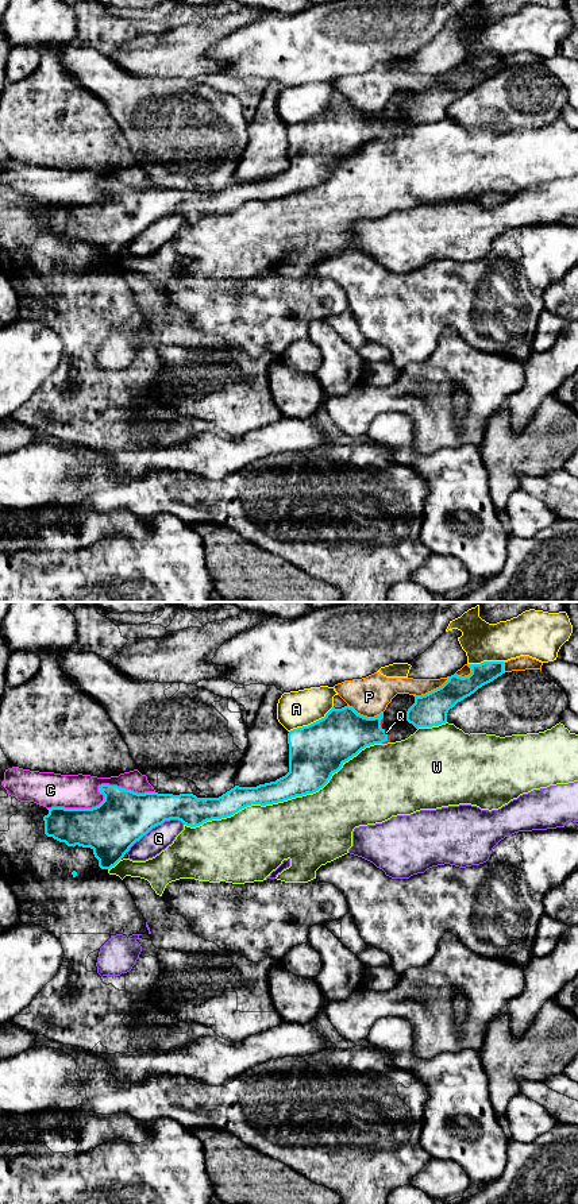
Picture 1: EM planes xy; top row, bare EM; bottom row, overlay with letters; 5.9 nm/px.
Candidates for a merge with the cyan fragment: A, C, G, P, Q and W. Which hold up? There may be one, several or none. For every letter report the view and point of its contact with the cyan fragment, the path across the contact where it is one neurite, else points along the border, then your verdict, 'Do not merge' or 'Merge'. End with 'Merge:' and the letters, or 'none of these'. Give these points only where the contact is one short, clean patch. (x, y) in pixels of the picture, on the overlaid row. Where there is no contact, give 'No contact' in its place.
A: Touches cyan at xy (311, 724). Do not merge
C: Touches cyan at xy (101, 792). Do not merge
G: Touches cyan at xy (154, 826). Do not merge
P: Touches cyan at xy (431, 691). Do not merge
Q: Touches cyan at xy (386, 739). Merge
W: Touches cyan at xy (282, 801). Do not merge
Merge: Q

